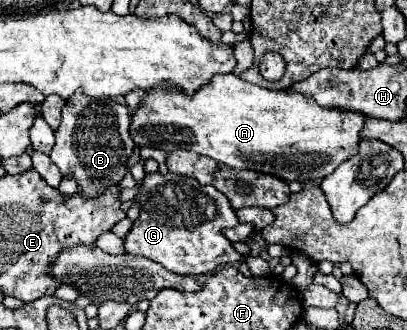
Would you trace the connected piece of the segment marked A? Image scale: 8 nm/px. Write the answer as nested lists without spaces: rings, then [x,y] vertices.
[[[226,73],[216,75],[208,85],[202,85],[192,97],[186,93],[176,93],[176,89],[150,89],[140,107],[132,113],[130,135],[138,147],[156,147],[172,153],[176,149],[194,151],[198,155],[212,157],[214,161],[236,167],[236,169],[254,169],[262,173],[276,175],[284,181],[300,179],[304,183],[312,179],[322,179],[332,173],[342,161],[356,153],[360,143],[360,129],[364,125],[362,113],[338,111],[334,107],[322,107],[314,99],[308,99],[300,93],[276,93],[270,89],[262,89],[258,85],[246,83],[240,77]]]

